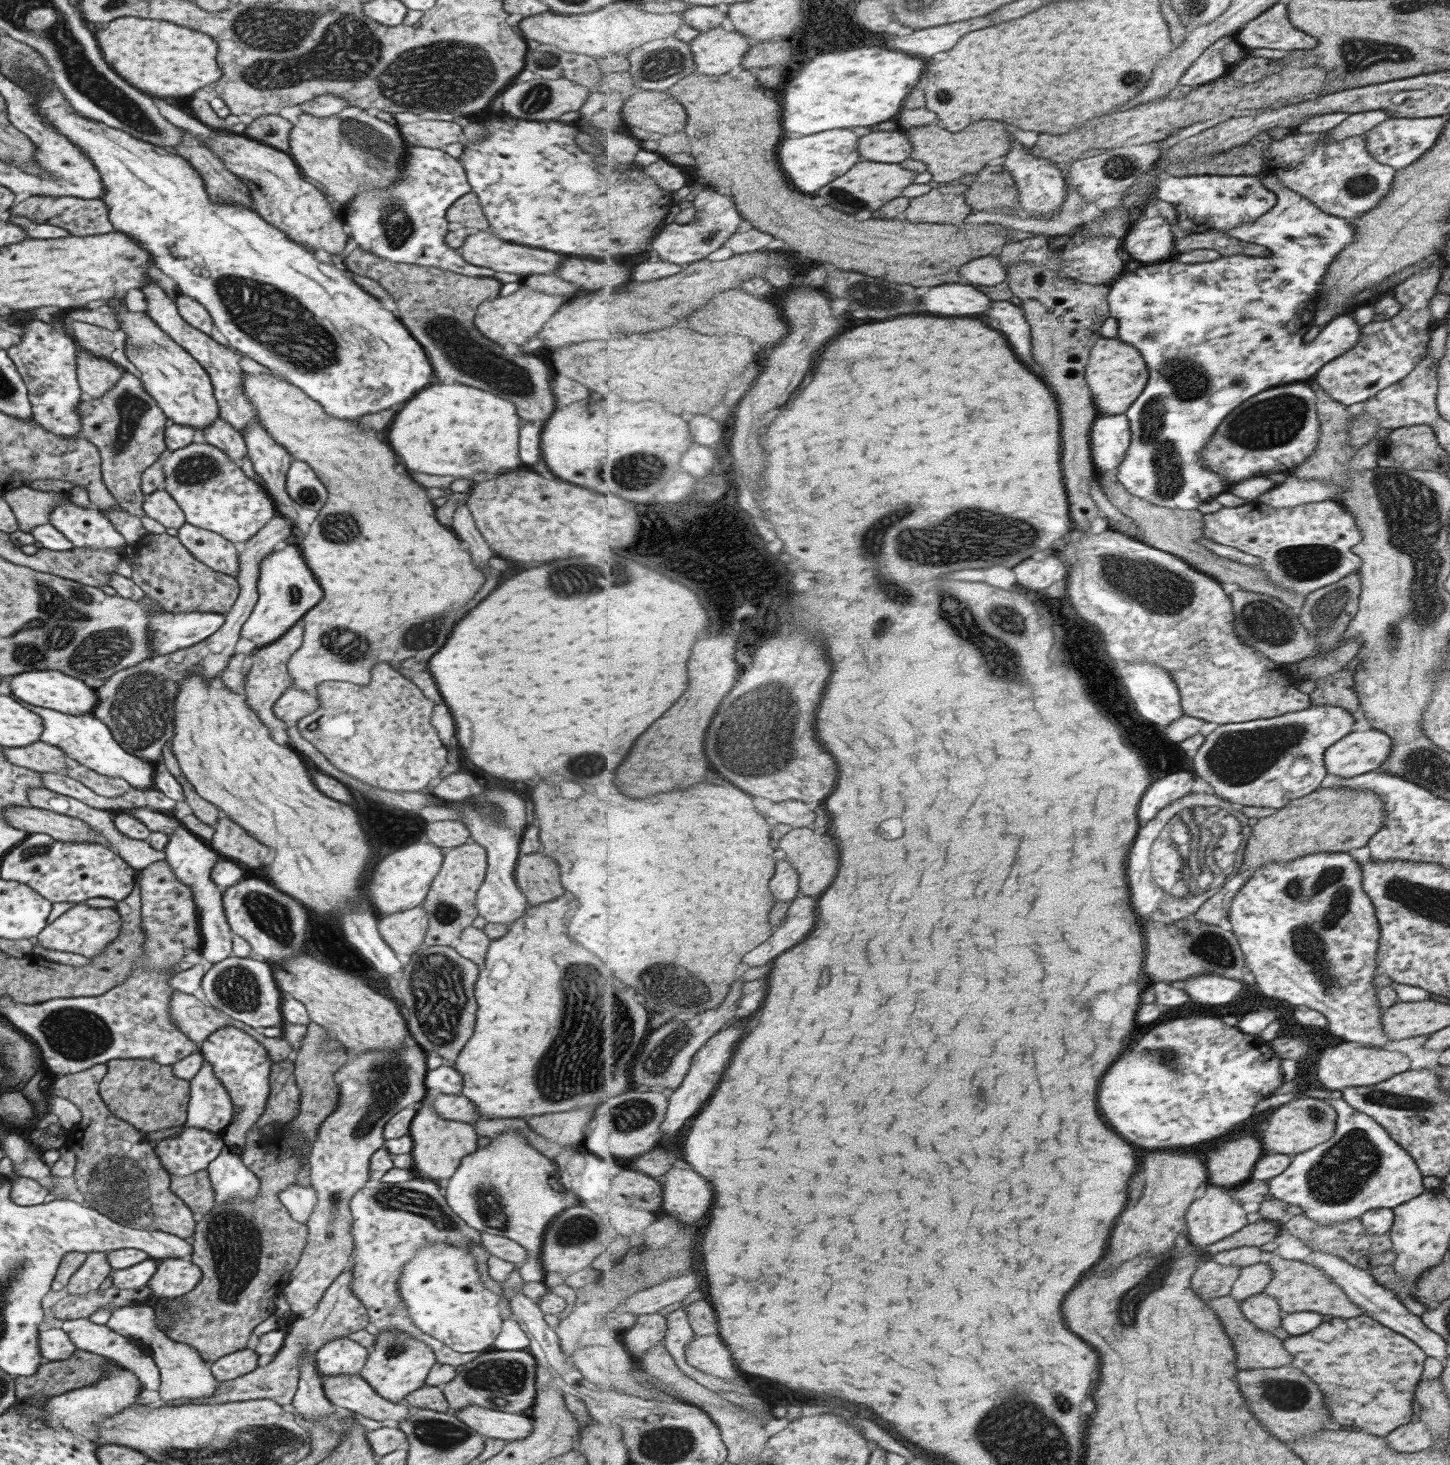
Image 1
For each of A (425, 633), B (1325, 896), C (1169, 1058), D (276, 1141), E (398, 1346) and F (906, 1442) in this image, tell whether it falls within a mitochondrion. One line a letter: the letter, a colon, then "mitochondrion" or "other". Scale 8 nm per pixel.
A: mitochondrion
B: mitochondrion
C: mitochondrion
D: other
E: mitochondrion
F: other

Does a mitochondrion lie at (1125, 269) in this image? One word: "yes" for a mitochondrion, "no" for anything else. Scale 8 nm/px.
no

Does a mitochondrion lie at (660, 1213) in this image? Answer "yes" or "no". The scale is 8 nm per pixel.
no

